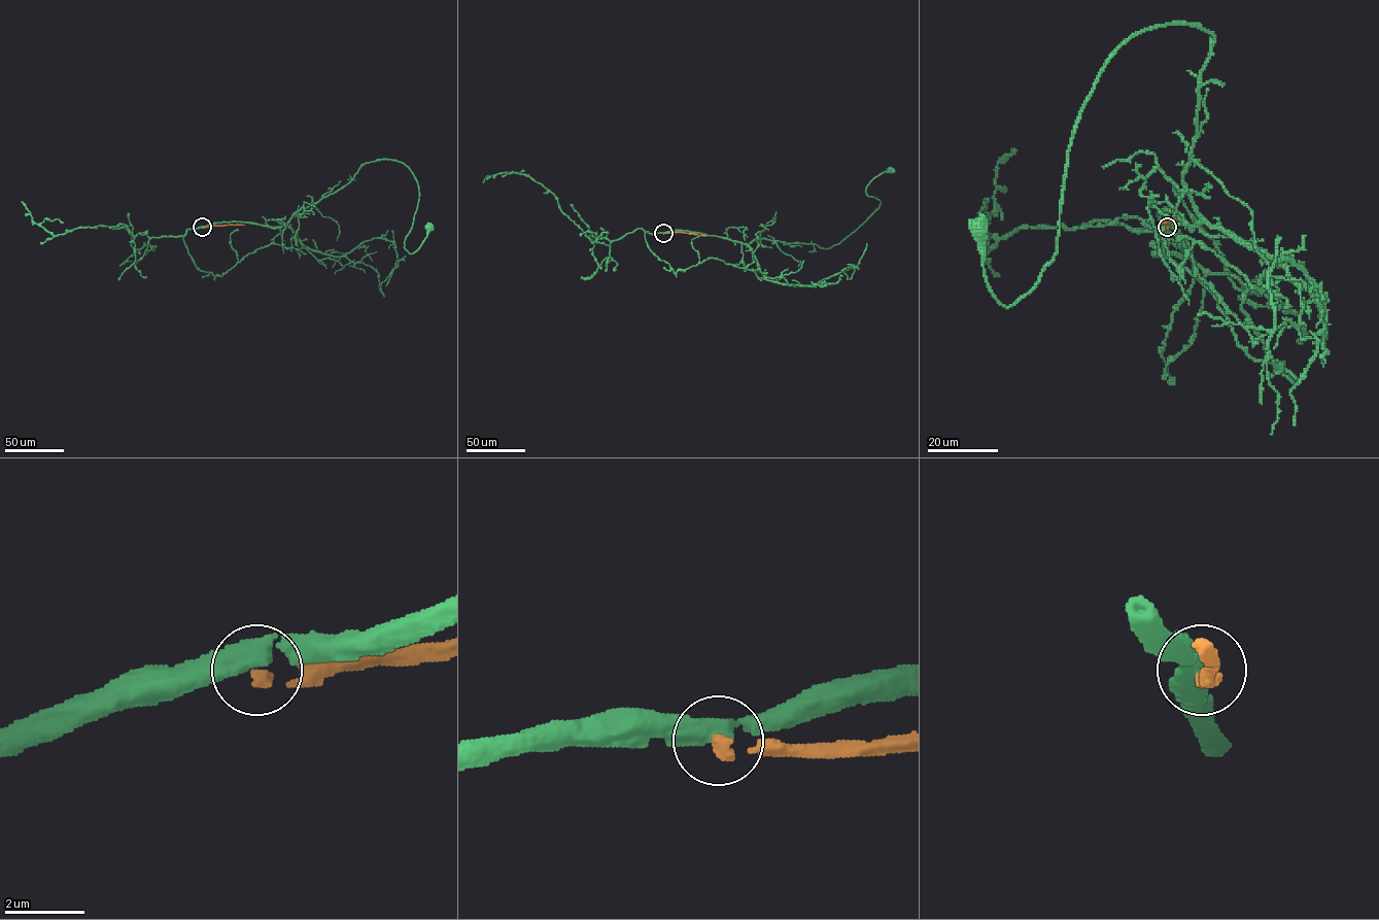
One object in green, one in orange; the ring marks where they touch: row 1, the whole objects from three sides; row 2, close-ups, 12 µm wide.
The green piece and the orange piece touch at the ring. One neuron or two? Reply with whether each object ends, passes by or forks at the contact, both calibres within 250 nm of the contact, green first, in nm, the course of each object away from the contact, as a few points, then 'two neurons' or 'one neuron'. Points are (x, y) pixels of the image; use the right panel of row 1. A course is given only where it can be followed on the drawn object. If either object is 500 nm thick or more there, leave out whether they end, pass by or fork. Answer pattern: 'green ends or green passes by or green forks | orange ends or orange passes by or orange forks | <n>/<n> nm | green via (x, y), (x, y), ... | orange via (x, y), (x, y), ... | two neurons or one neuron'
green passes by | orange ends | 440/280 nm | green via (1167, 226), (1202, 219), (1183, 174), (1215, 38), (1179, 23), (1099, 76), (1057, 252), (1009, 306), (980, 226) | orange via (1167, 226), (1164, 223), (1168, 219), (1176, 219) | two neurons

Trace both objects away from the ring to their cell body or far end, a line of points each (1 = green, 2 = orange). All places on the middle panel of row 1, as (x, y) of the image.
1: (663, 233), (829, 248), (878, 207), (865, 188), (892, 170)
2: (663, 233), (705, 236)

